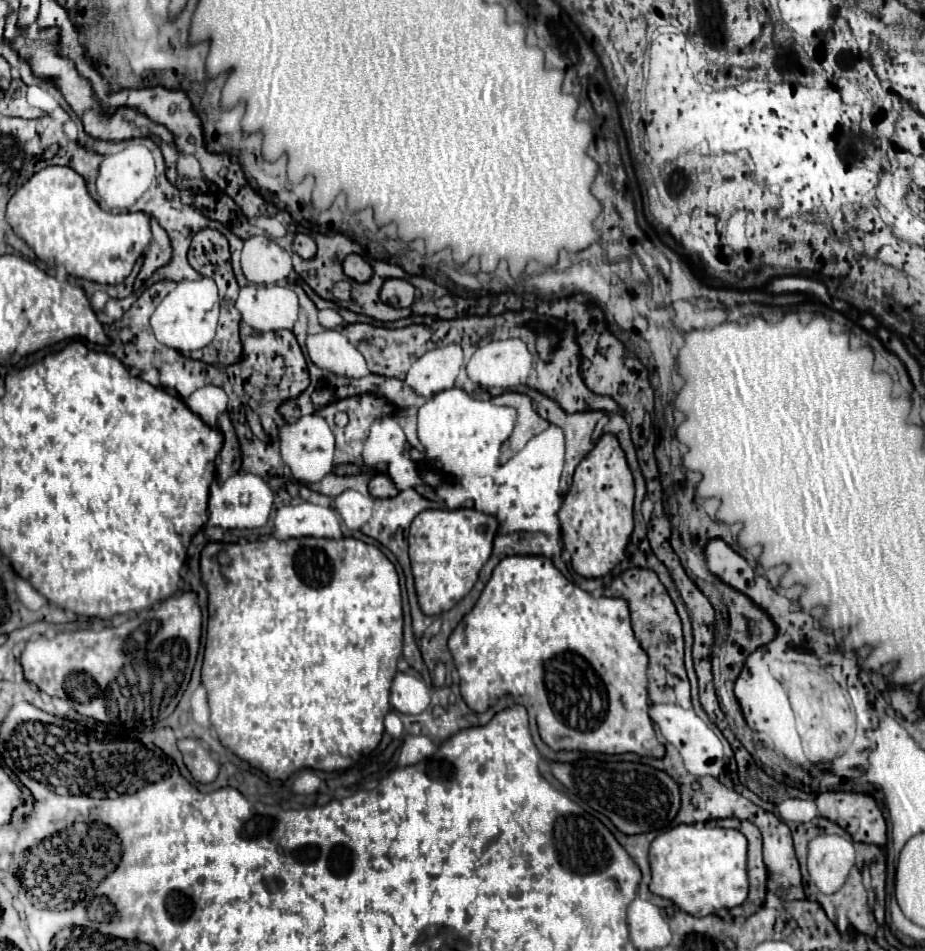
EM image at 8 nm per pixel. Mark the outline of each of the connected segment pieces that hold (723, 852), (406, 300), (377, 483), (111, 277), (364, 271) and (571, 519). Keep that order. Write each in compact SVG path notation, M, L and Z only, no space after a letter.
M679 824L651 842L649 864L653 872L649 890L675 902L691 916L707 916L721 908L735 908L747 898L747 838L739 830Z
M387 280L381 288L381 300L389 306L411 306L415 300L415 288L407 280Z
M373 474L371 482L369 482L369 494L373 498L393 498L399 490L395 488L395 484L391 482L389 476L385 474Z
M47 166L41 172L33 174L9 200L7 214L5 214L13 232L27 242L27 246L37 254L39 260L55 266L63 266L67 274L91 280L97 284L119 284L129 274L133 264L141 258L143 250L149 246L151 230L149 218L143 212L123 212L111 214L99 208L99 204L89 196L87 186L79 174L75 174L69 166Z
M349 254L343 260L343 270L345 270L347 278L351 278L355 282L367 282L371 278L371 274L373 274L373 268L359 254Z
M603 434L599 442L595 444L595 448L577 466L575 476L573 476L573 486L565 494L561 510L557 514L563 546L571 554L571 566L583 578L603 578L625 558L625 548L633 532L633 496L635 496L633 476L627 466L625 454L613 434Z

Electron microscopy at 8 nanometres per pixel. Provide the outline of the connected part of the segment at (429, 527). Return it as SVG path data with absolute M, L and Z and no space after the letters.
M425 510L417 514L409 530L409 558L423 614L437 616L447 612L469 594L479 570L491 556L497 528L495 516L477 510Z

